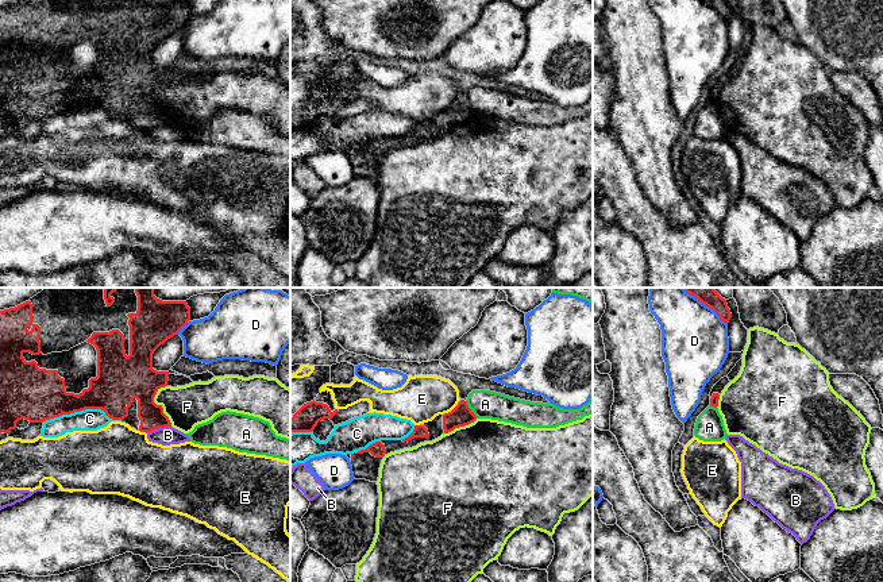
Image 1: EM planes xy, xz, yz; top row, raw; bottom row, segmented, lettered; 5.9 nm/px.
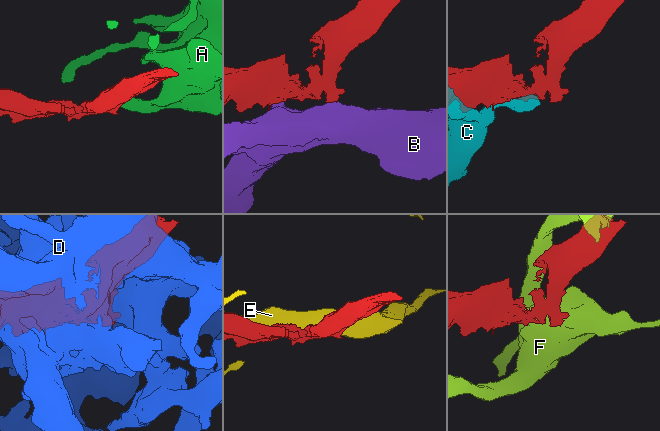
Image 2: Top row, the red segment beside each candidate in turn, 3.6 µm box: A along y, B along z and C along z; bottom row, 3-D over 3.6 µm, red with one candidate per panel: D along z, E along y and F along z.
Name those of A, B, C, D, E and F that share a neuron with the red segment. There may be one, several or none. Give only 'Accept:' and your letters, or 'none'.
Accept: none

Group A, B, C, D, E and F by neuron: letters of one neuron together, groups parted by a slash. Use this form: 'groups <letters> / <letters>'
groups A / B / C / D / E / F

